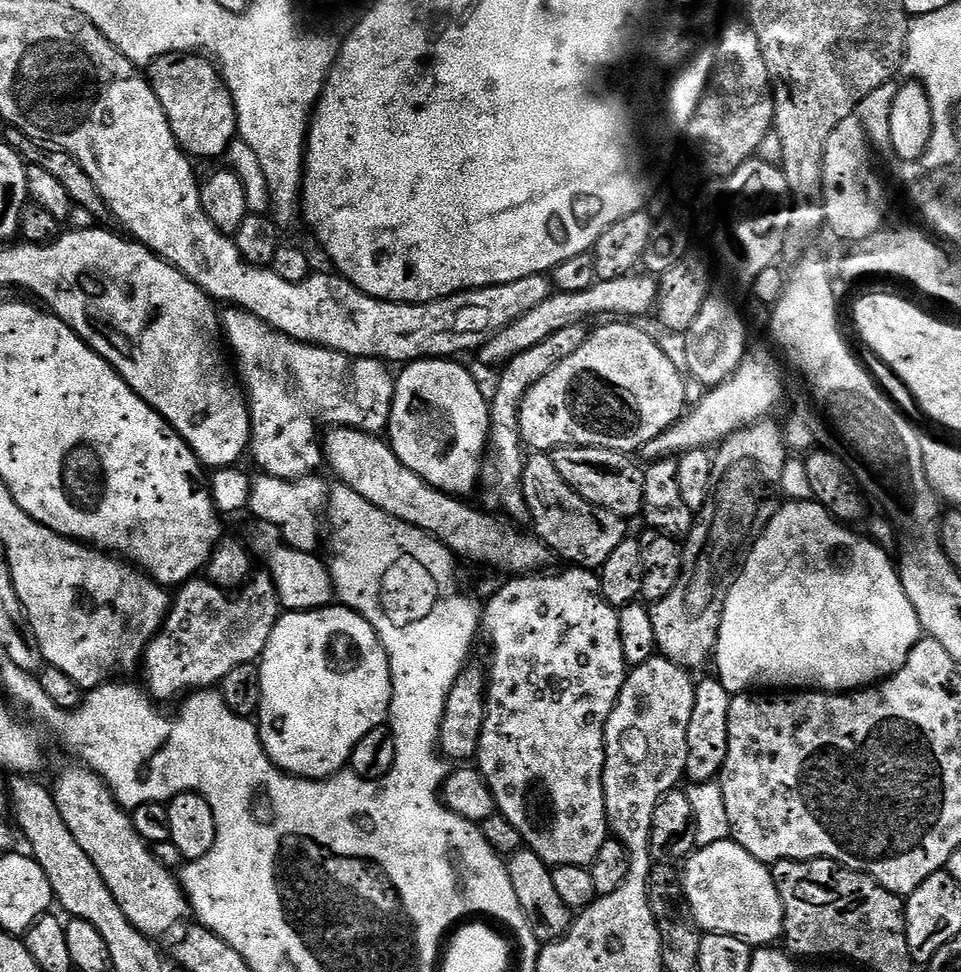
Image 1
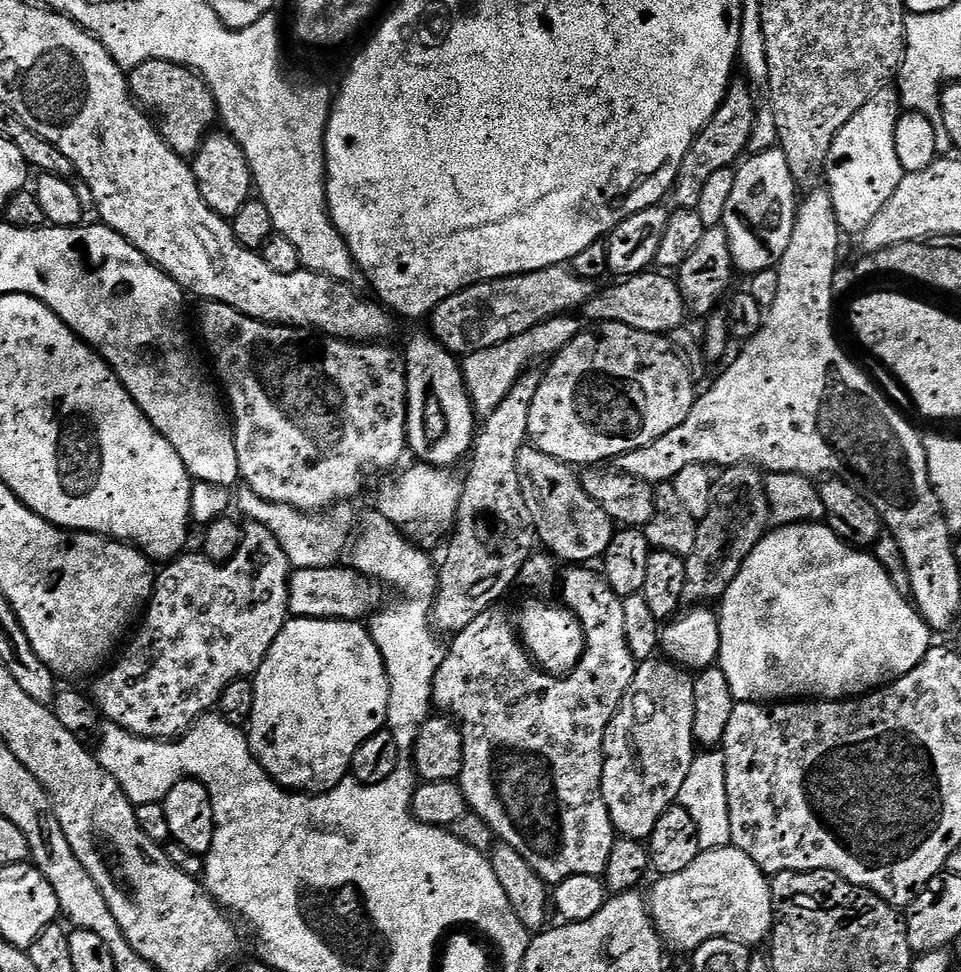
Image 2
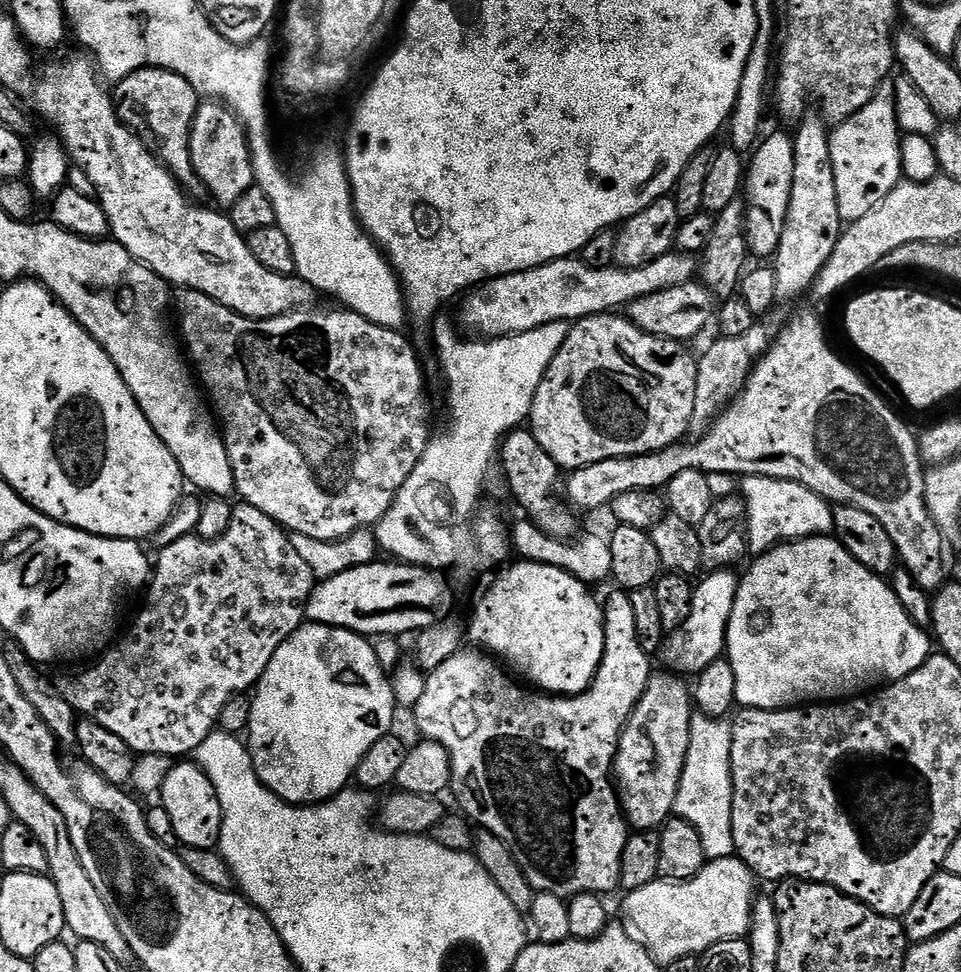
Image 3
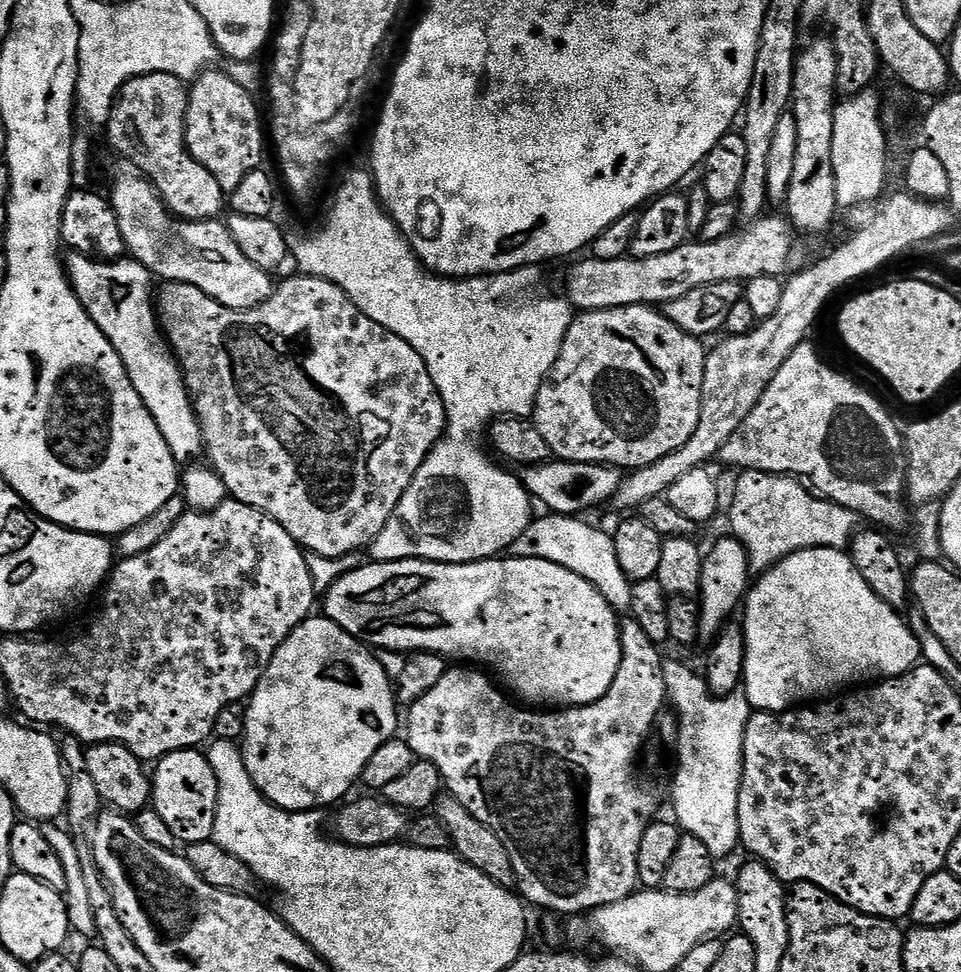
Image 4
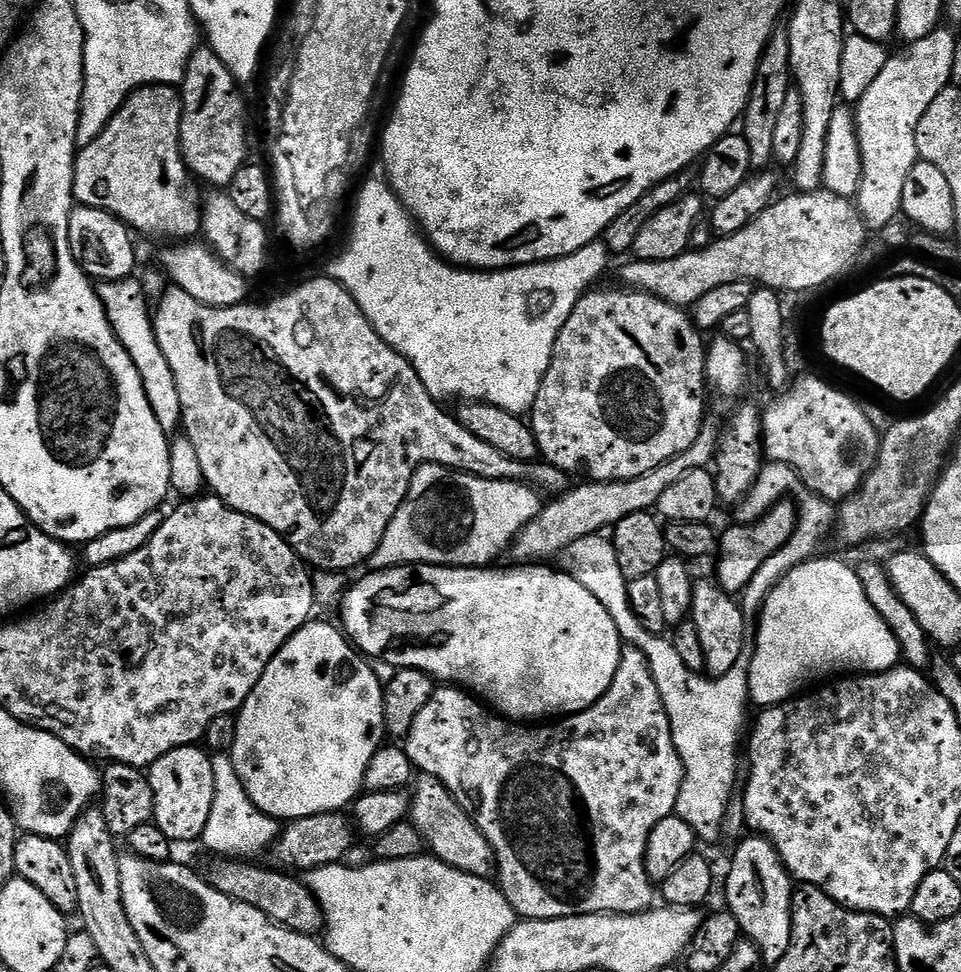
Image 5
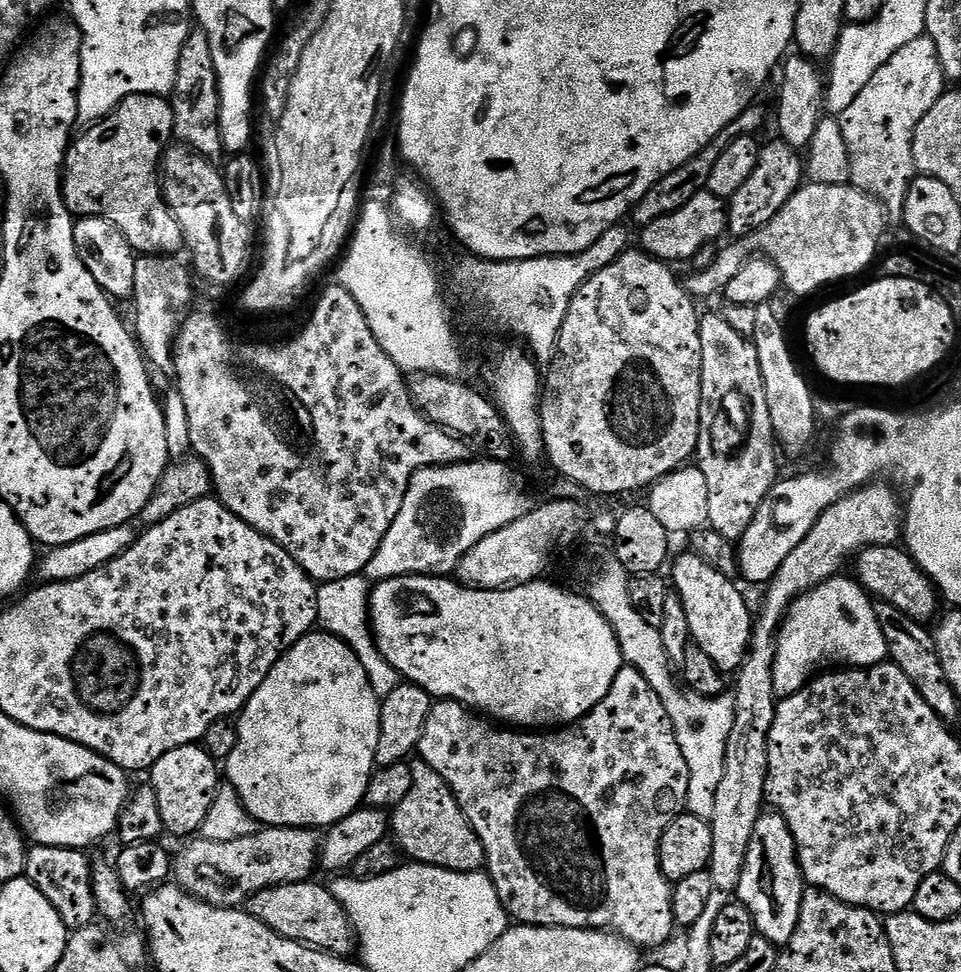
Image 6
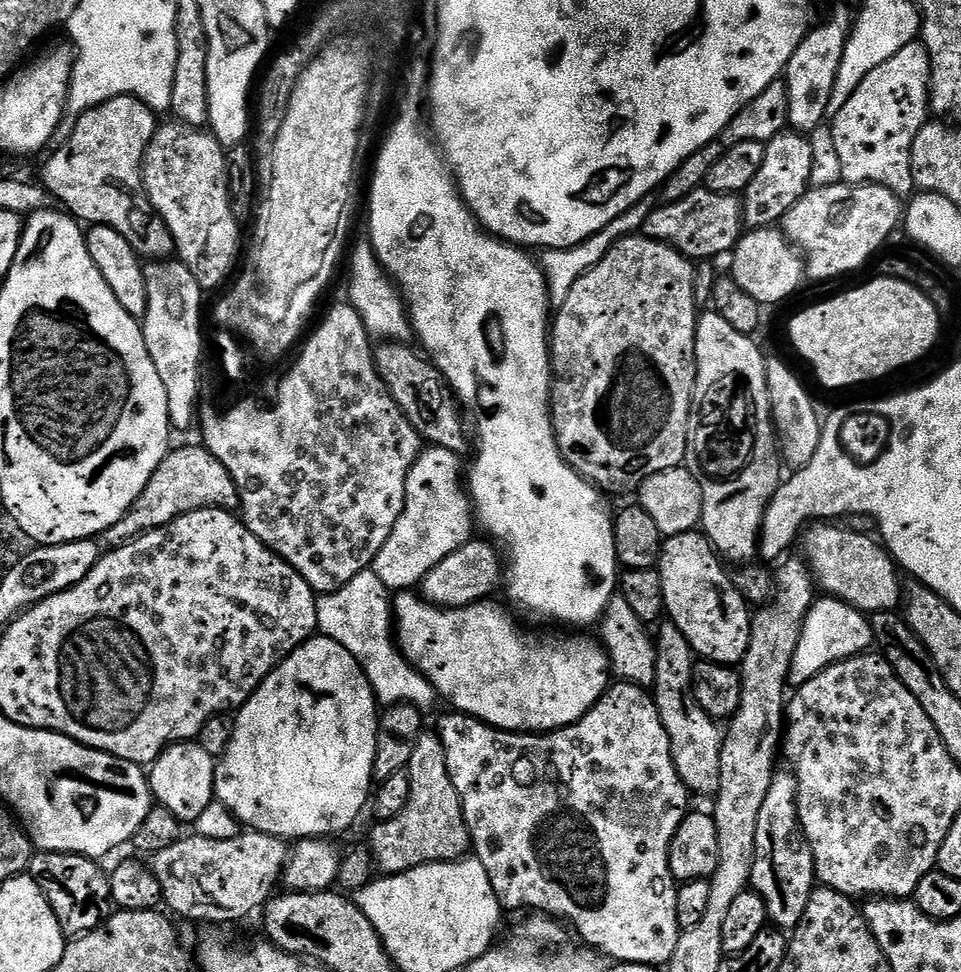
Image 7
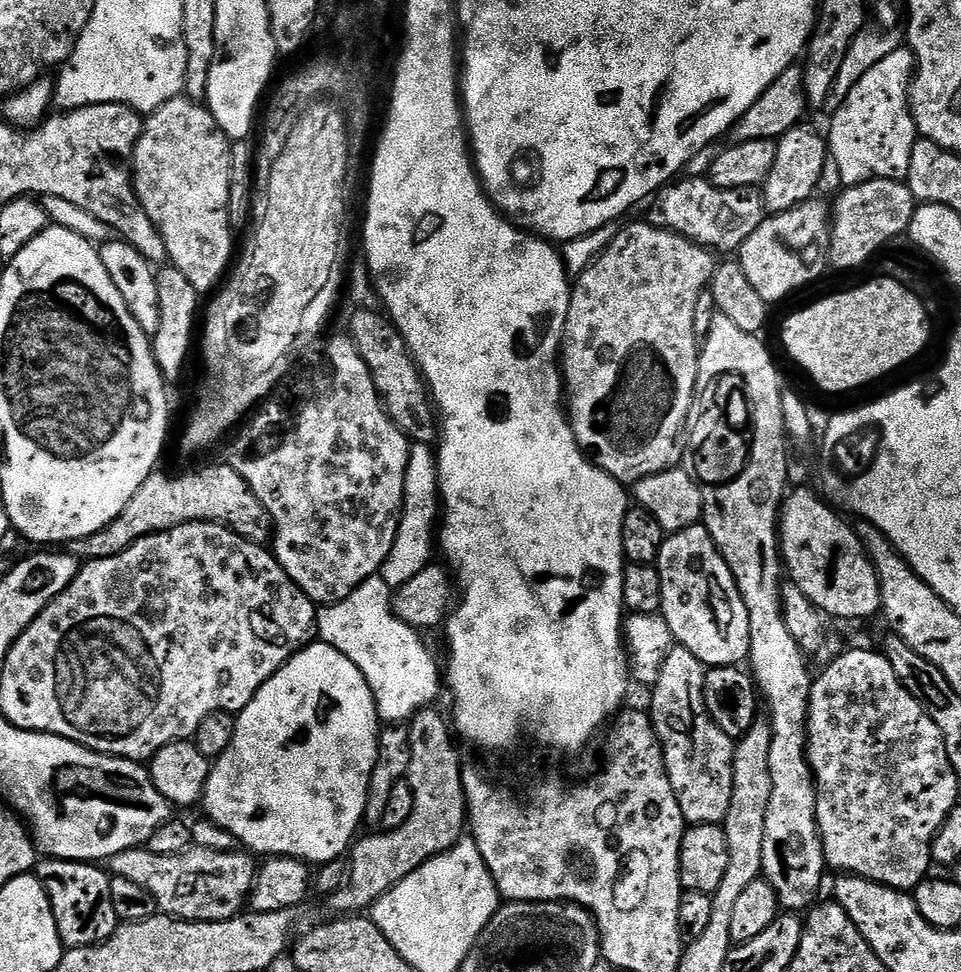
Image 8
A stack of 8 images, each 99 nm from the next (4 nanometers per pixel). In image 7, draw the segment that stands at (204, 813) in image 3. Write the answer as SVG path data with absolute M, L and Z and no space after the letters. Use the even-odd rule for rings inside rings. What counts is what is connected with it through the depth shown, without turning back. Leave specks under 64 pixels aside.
M198 742L171 744L150 765L147 773L155 803L170 810L170 814L174 814L174 818L182 822L195 822L202 815L202 810L214 803L217 763L217 757L206 754L206 750L202 750Z

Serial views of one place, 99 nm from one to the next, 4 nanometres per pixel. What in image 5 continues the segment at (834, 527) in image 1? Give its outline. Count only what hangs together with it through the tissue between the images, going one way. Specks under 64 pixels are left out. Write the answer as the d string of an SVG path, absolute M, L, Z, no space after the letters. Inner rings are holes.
M813 558L805 561L804 564L790 570L786 573L777 585L769 592L769 596L765 598L764 607L759 614L759 624L757 625L756 649L754 650L754 658L750 666L750 674L748 675L748 695L753 705L760 704L761 709L772 708L775 704L784 704L787 700L799 697L805 691L804 688L808 684L808 680L816 680L819 676L832 676L831 678L840 678L845 674L875 674L877 672L889 672L890 669L897 667L901 663L900 647L898 646L898 638L894 638L894 634L890 630L890 626L886 626L886 622L882 622L882 614L878 614L878 610L874 610L874 606L870 606L870 601L866 598L866 590L862 590L862 582L858 578L856 568L853 565L843 564L840 560L820 560L821 558Z

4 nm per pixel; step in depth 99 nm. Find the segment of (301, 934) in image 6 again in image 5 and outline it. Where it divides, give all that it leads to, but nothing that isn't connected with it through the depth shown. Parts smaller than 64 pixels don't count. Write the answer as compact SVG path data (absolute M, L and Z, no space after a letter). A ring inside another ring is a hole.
M220 860L216 863L218 864L209 866L206 879L214 886L214 890L226 894L226 898L234 898L234 902L246 902L246 906L254 906L254 910L262 910L266 918L270 918L275 924L280 924L292 932L300 932L310 937L323 933L324 912L303 879L272 866L258 868L252 865L255 864L252 862Z

